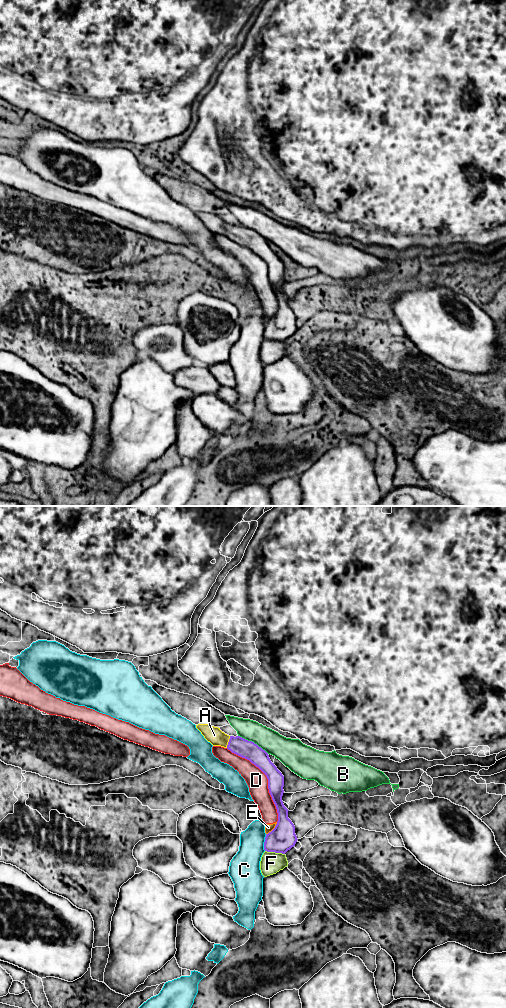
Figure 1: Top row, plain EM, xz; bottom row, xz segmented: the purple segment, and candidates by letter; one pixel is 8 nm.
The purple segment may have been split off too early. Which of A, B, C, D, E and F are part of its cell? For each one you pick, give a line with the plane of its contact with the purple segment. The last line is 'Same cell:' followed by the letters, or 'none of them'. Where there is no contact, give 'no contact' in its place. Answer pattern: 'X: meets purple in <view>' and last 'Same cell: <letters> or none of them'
A: meets purple in xz
Same cell: A

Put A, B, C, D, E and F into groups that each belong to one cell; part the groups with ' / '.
A / B / C / D E / F

